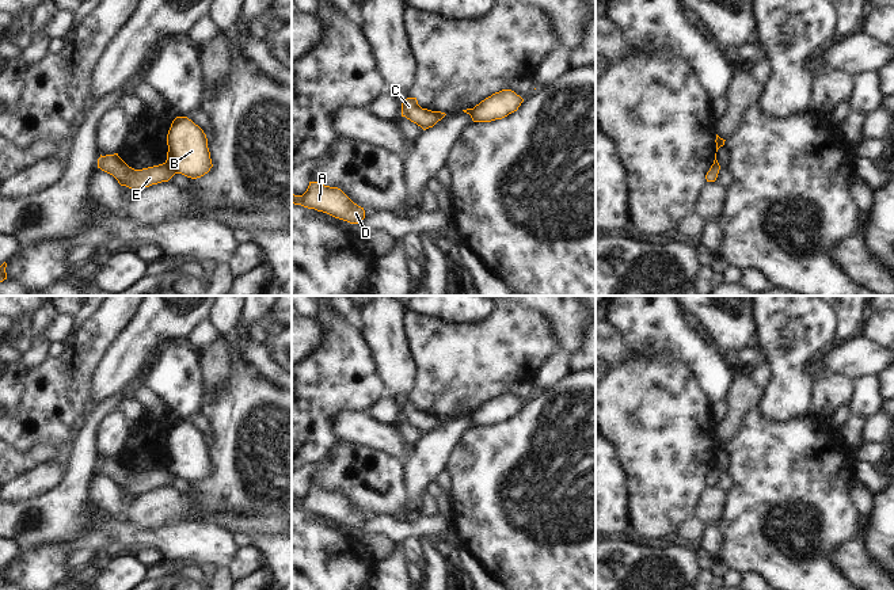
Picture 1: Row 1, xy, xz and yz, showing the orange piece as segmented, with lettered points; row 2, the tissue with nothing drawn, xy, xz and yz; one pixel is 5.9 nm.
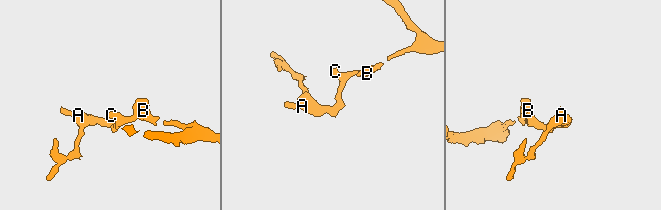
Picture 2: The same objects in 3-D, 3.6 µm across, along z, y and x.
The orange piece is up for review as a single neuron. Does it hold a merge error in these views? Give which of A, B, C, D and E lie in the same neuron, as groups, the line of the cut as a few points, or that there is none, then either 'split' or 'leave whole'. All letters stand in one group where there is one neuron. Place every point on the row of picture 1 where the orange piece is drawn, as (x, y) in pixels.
groups A C D E / B; cut xy (164, 163), (177, 172); split

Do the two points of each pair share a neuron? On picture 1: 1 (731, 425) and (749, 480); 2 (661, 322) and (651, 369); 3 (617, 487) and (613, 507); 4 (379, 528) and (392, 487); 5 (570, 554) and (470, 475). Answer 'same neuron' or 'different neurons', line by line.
1: different neurons
2: different neurons
3: same neuron
4: different neurons
5: same neuron

